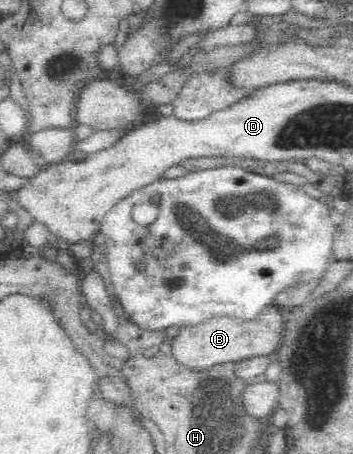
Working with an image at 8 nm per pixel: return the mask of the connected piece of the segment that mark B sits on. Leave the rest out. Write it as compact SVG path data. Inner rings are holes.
M273 304L252 320L214 317L196 326L182 327L171 342L173 357L188 368L208 368L215 364L240 362L254 356L272 356L283 336L284 310Z

